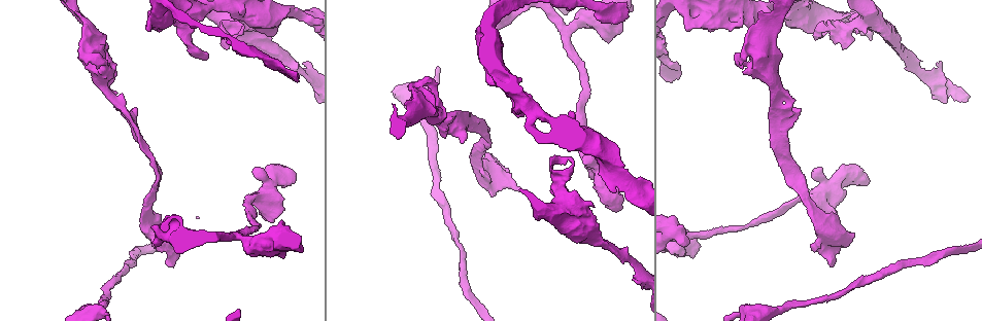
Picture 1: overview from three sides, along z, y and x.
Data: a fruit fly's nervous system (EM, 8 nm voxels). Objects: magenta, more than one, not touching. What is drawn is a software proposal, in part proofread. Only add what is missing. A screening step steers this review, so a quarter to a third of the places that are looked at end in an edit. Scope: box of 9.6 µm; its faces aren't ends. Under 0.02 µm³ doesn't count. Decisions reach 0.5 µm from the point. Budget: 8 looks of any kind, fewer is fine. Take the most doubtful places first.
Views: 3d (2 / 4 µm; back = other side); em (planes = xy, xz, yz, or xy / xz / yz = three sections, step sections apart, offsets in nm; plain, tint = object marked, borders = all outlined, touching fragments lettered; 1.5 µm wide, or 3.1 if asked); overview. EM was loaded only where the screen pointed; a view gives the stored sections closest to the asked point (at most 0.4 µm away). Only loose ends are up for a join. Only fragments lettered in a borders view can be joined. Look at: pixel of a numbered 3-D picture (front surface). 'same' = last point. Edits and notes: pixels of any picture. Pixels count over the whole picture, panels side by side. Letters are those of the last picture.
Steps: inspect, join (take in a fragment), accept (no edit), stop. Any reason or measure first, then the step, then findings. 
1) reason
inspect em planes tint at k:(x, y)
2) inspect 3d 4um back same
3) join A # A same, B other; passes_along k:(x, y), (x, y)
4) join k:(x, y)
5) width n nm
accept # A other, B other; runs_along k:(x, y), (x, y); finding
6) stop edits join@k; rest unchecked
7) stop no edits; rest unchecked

free end
inspect 3d 2um at 1:(615, 23)

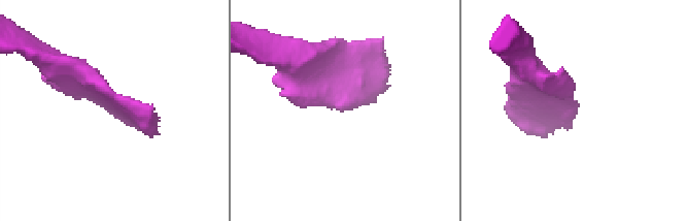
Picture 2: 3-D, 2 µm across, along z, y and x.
inspect em planes borders at 2:(347, 109)

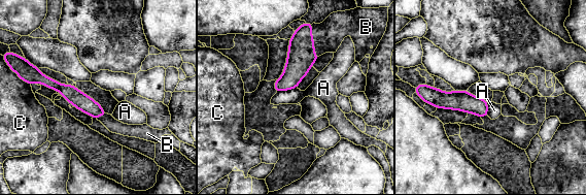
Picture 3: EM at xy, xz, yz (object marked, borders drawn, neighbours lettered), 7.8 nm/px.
longest_contact C 220 nm
join B # A other, B same, C other; passes_along 3:(301, 56), (314, 49), (328, 35); it goes on there

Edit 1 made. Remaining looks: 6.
an open end
inspect em 3.1um yz step 8 tint at 1:(294, 173)

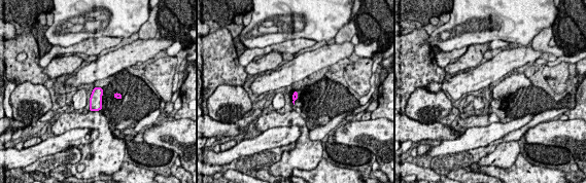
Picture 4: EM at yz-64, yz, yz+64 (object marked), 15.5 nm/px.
inspect em 3.1um planes borders same

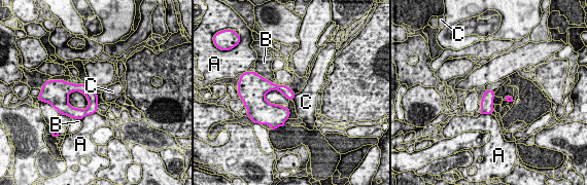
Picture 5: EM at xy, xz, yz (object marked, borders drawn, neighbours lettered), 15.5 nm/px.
accept # A other, B other, C other; runs_along 5:(64, 94), (74, 112), (94, 109); no lettered fragment goes on from it

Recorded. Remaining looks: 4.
stop edits join@3; rest unchecked

